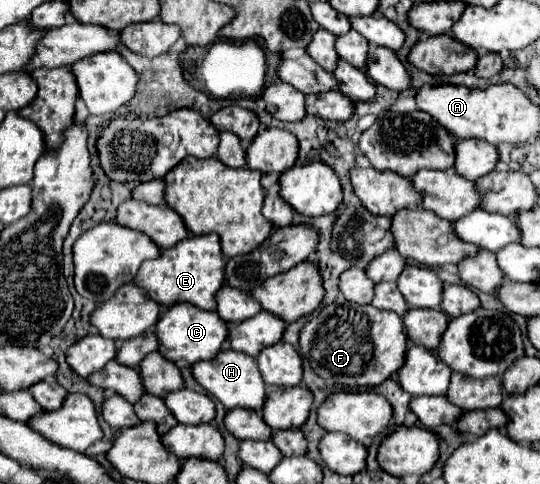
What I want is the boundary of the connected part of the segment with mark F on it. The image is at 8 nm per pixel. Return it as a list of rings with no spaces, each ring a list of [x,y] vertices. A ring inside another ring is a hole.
[[[328,304],[300,332],[300,354],[308,358],[314,372],[326,382],[346,388],[382,384],[404,366],[406,350],[408,338],[404,336],[402,318],[372,304]]]

